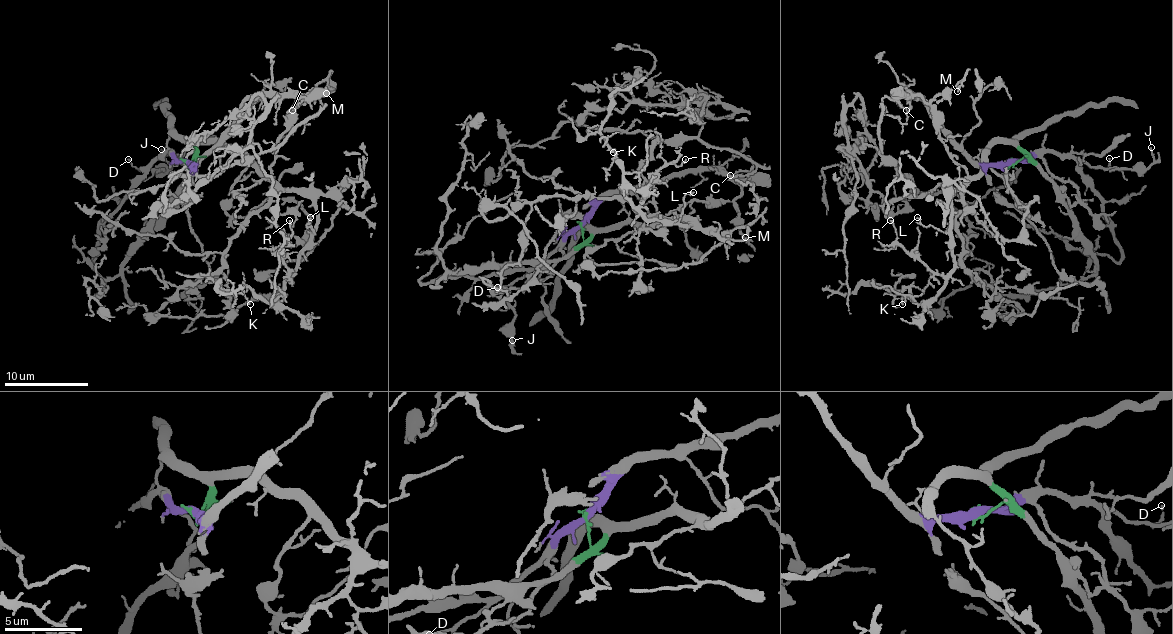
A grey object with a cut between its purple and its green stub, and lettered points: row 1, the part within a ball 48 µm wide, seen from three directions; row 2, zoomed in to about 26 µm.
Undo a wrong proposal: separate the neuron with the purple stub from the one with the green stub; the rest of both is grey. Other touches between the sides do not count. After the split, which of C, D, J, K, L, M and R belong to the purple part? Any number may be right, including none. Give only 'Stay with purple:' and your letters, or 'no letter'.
Stay with purple: C, D, J, M

